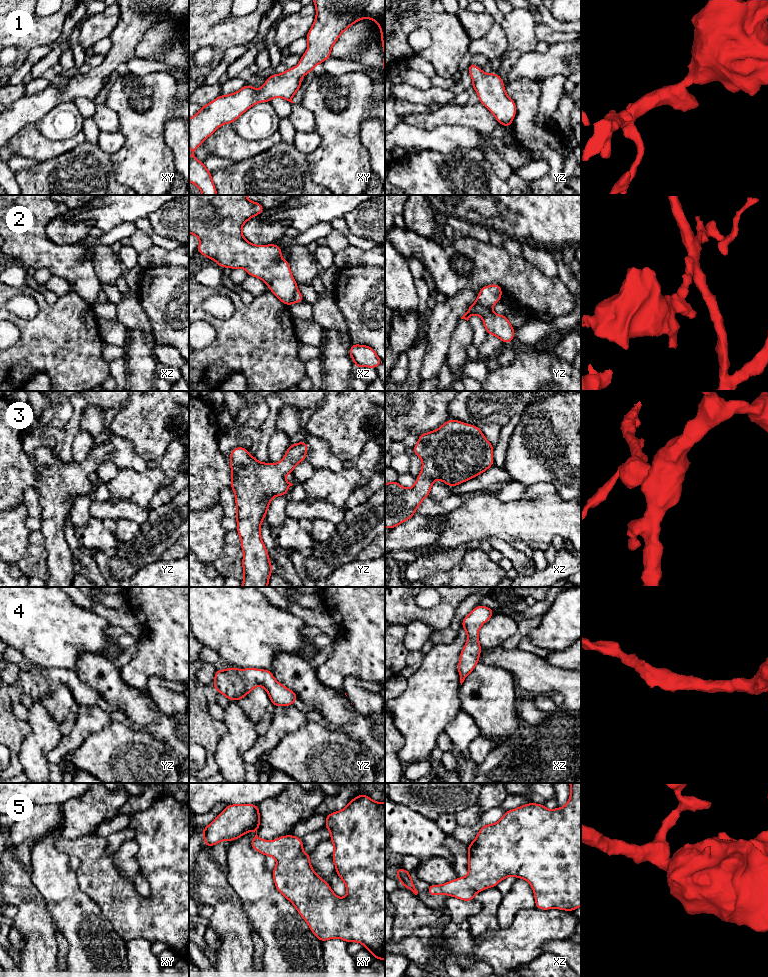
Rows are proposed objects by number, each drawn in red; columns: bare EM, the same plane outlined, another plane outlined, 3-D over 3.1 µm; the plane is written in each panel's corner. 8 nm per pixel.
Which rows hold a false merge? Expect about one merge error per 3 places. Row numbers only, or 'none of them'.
2

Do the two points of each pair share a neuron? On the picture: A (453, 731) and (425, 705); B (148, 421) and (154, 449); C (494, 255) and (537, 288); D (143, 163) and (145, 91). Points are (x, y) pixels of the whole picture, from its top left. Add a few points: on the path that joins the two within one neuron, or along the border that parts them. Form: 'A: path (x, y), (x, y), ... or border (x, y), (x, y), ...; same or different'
A: border (460, 710), (443, 731); different
B: path (150, 428), (150, 442); same
C: path (503, 266), (526, 286); same
D: path (143, 145), (141, 114), (143, 109); same

